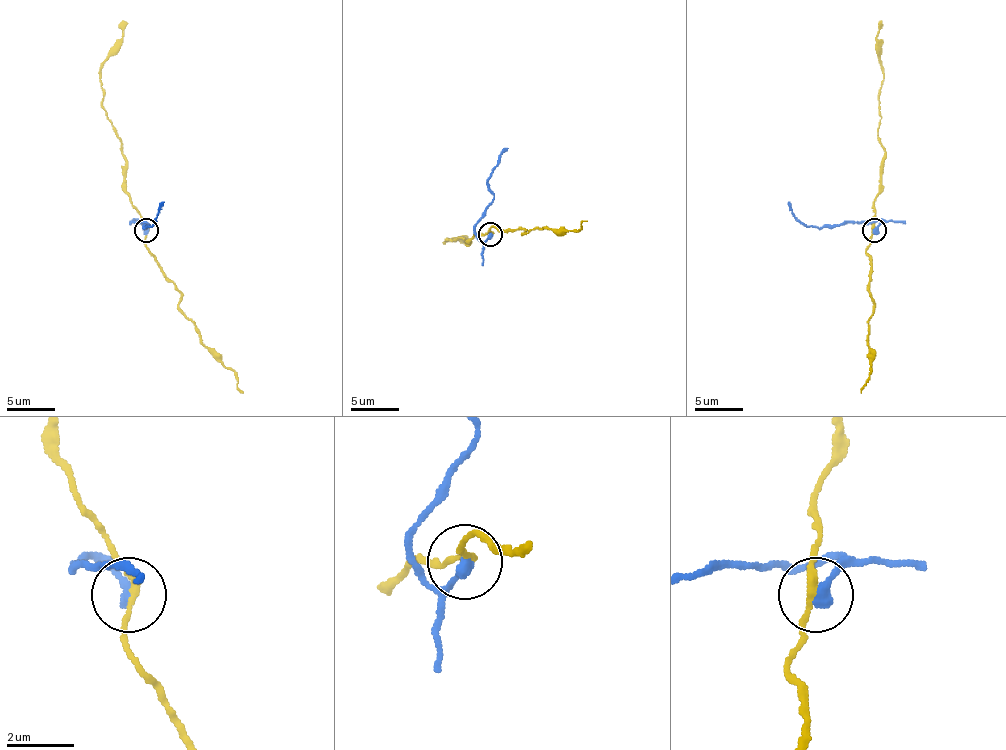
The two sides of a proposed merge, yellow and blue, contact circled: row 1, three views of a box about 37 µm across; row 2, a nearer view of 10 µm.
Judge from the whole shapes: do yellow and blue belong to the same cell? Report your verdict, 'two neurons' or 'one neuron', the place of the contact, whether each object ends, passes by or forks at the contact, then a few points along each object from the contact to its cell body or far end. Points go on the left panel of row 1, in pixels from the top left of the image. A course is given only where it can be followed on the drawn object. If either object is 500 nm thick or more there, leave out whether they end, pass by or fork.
two neurons | (146, 230) | yellow passes by | blue ends | yellow via (147, 230), (142, 215), (125, 192), (123, 146), (101, 103), (101, 68), (109, 51), (123, 37), (123, 20) | blue via (147, 230), (137, 220), (130, 223), (149, 227), (163, 201)

